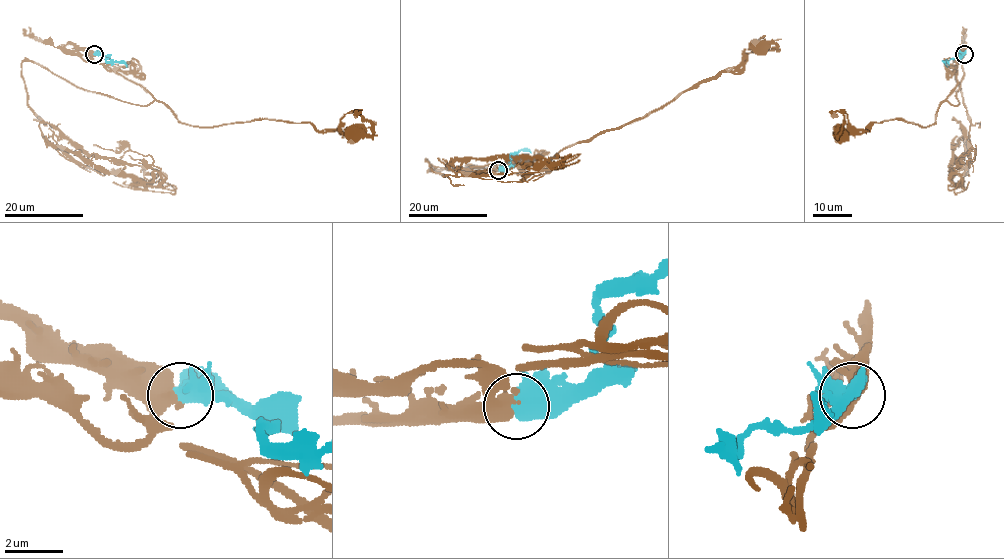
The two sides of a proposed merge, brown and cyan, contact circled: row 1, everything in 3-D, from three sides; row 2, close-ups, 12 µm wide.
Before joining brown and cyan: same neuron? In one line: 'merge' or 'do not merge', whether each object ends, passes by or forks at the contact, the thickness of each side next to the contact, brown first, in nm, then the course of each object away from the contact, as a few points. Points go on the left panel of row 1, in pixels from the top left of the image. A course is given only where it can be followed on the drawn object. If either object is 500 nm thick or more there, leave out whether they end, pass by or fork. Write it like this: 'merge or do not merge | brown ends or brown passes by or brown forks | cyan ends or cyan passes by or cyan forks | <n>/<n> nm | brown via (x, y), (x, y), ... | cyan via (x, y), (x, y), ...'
merge | 440/700 nm | brown via (94, 54), (94, 61), (142, 85), (190, 126), (258, 119), (323, 131), (358, 111), (371, 126), (355, 135) | cyan via (94, 54), (101, 54), (107, 61), (123, 62), (127, 67)

